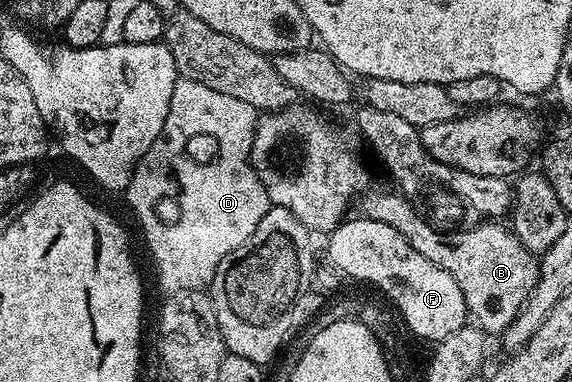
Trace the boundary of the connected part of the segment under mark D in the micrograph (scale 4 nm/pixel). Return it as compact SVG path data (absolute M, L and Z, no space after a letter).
M177 77L166 124L136 165L126 191L128 202L144 229L164 292L211 287L218 264L222 264L238 244L243 244L254 228L258 228L258 220L266 216L270 208L268 193L252 167L252 141L257 121L258 112L246 104L246 100L234 100L234 96L214 92L214 88L206 88L206 84Z

